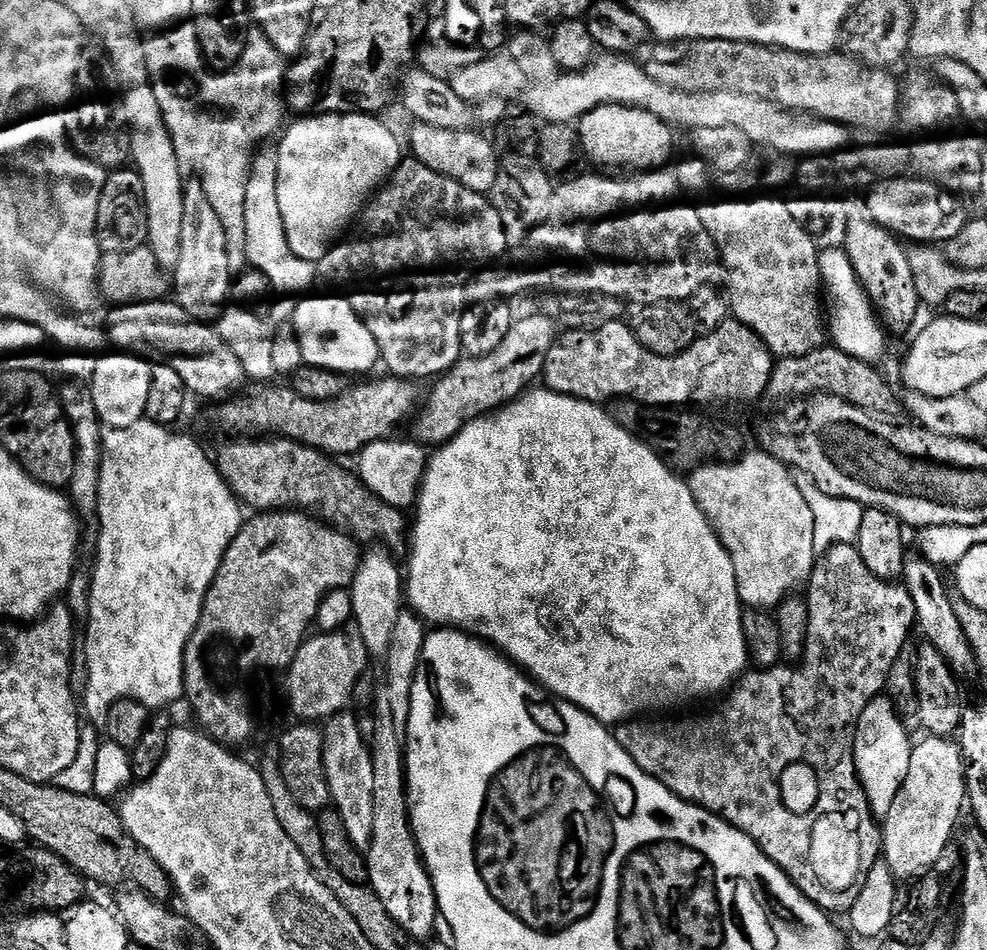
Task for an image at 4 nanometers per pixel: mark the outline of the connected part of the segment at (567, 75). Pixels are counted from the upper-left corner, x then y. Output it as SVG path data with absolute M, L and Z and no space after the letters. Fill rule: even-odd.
M597 55L581 72L565 71L555 80L537 83L532 89L533 92L528 96L527 111L550 124L572 124L603 104L625 104L631 108L645 108L668 125L678 124L689 130L702 126L734 126L734 130L742 130L742 134L746 134L753 145L773 152L836 154L850 135L849 129L843 124L790 112L787 108L780 108L769 100L754 98L750 94L738 94L730 90L687 92L674 90L674 86L662 86L662 82L654 82L654 78L650 78L650 74L646 74L639 63L627 55Z

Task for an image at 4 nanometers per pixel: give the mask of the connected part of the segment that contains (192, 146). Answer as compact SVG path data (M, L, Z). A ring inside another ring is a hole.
M187 23L180 24L177 28L168 28L157 36L147 37L148 73L154 86L154 98L158 98L162 118L170 130L170 138L174 142L174 150L181 165L185 169L193 168L196 171L193 173L202 182L206 190L206 198L210 198L210 206L214 206L215 212L218 213L222 230L226 230L228 265L234 270L240 270L245 267L250 256L246 242L246 206L244 205L248 169L252 167L252 157L256 155L261 145L272 138L272 135L275 137L285 123L286 58L265 38L263 32L256 30L249 35L242 58L233 68L213 70L204 59L204 55L200 53L195 23Z

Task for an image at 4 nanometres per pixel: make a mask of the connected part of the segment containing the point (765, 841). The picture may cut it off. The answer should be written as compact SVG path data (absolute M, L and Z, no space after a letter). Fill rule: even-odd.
M855 543L851 544L835 544L832 548L826 550L826 552L817 559L816 568L812 571L812 578L808 582L806 589L806 601L808 603L809 610L809 629L806 630L806 642L804 657L795 666L777 666L775 668L765 668L763 670L748 670L744 675L732 685L730 691L719 701L720 705L717 706L716 712L712 712L709 716L692 716L689 720L676 720L673 724L667 724L667 719L664 718L640 718L635 722L625 722L615 729L614 735L618 746L622 746L622 750L626 750L626 754L630 754L630 758L634 758L634 762L640 767L650 778L654 778L658 782L662 782L662 786L666 786L673 794L680 797L681 800L686 800L690 804L696 804L699 808L705 808L707 812L712 812L716 816L719 816L721 820L725 820L728 824L733 824L735 828L747 830L748 837L760 847L771 860L778 861L780 859L780 848L788 841L788 829L791 827L791 816L789 815L792 808L790 807L787 812L776 812L776 786L781 783L788 772L788 767L800 766L800 756L804 756L804 752L812 752L812 748L844 748L844 732L850 732L854 736L856 735L856 728L848 728L848 720L853 720L857 724L860 720L860 715L866 710L866 706L870 706L870 702L875 700L877 696L881 695L885 691L885 684L887 682L887 675L890 674L890 668L893 666L895 659L898 658L899 652L902 651L905 645L909 643L908 635L914 632L914 625L916 622L916 611L914 610L914 598L910 598L907 588L900 582L889 582L882 580L870 574L870 569L866 566L866 562L862 562L862 554L857 550ZM764 804L772 804L772 812L756 812L756 808L764 808Z

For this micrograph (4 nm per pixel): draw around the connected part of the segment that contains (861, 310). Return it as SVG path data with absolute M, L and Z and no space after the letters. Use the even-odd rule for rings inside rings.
M840 248L823 249L820 252L819 268L824 289L826 324L833 347L855 360L869 364L878 363L876 361L886 352L888 336L857 278L847 253Z

